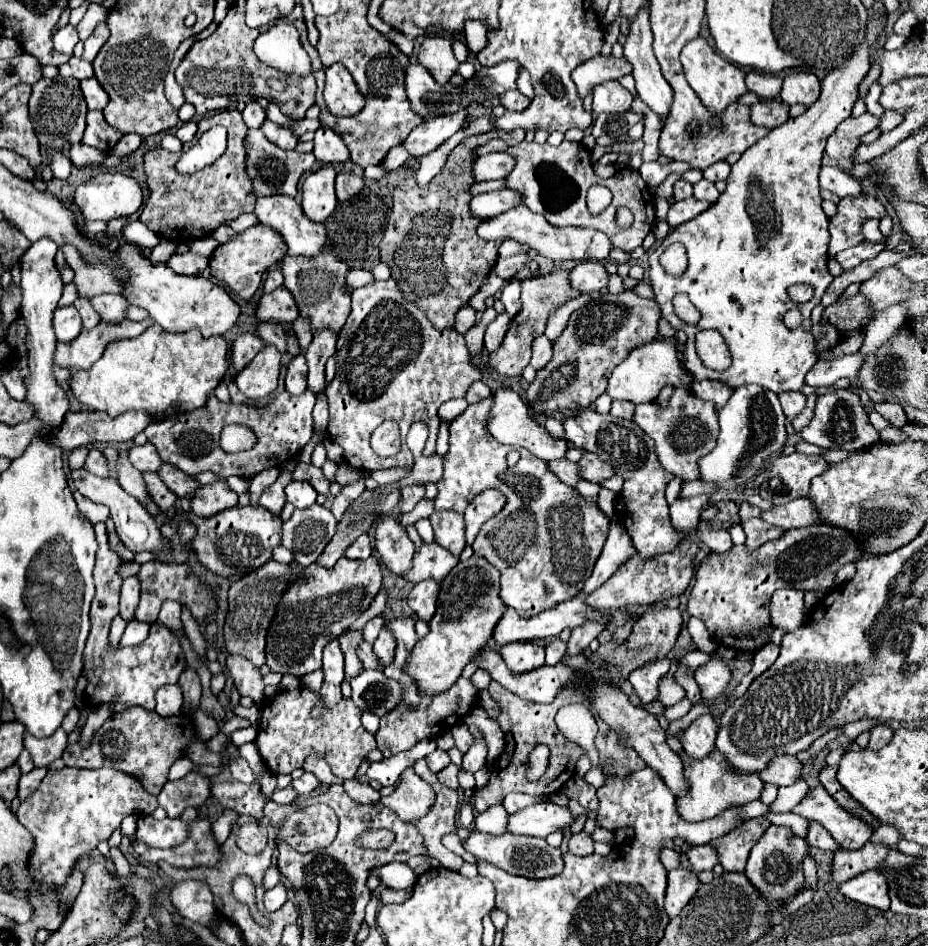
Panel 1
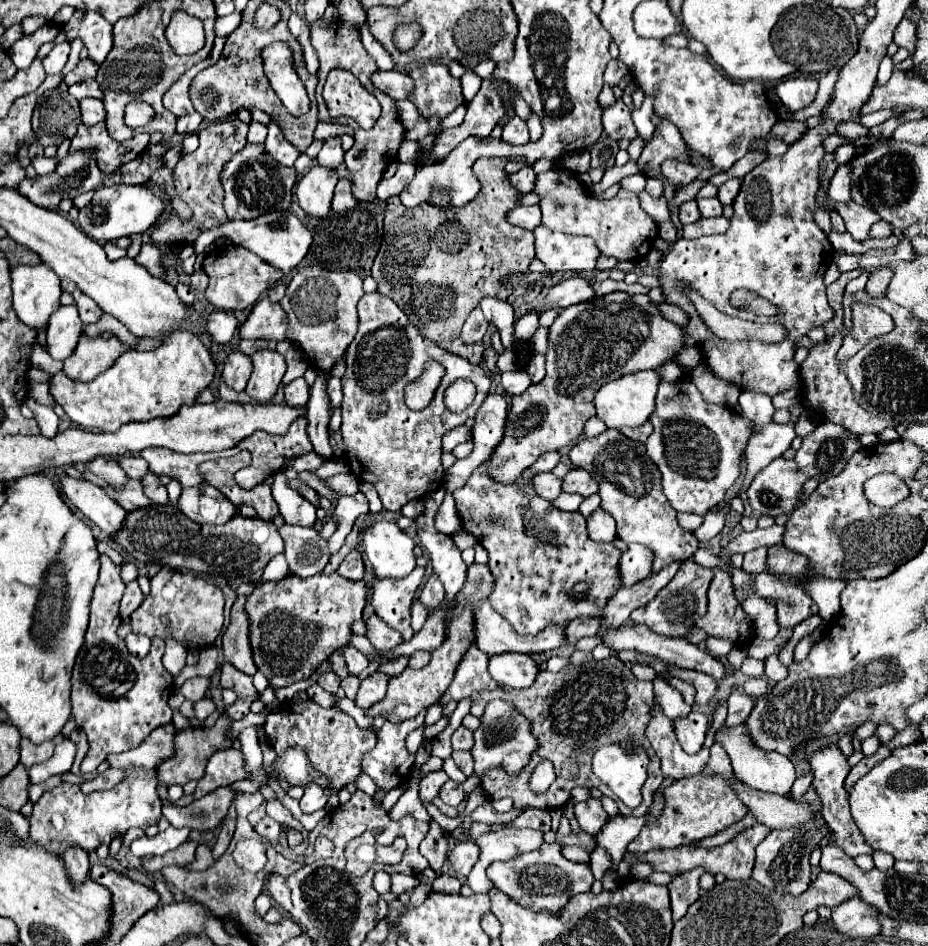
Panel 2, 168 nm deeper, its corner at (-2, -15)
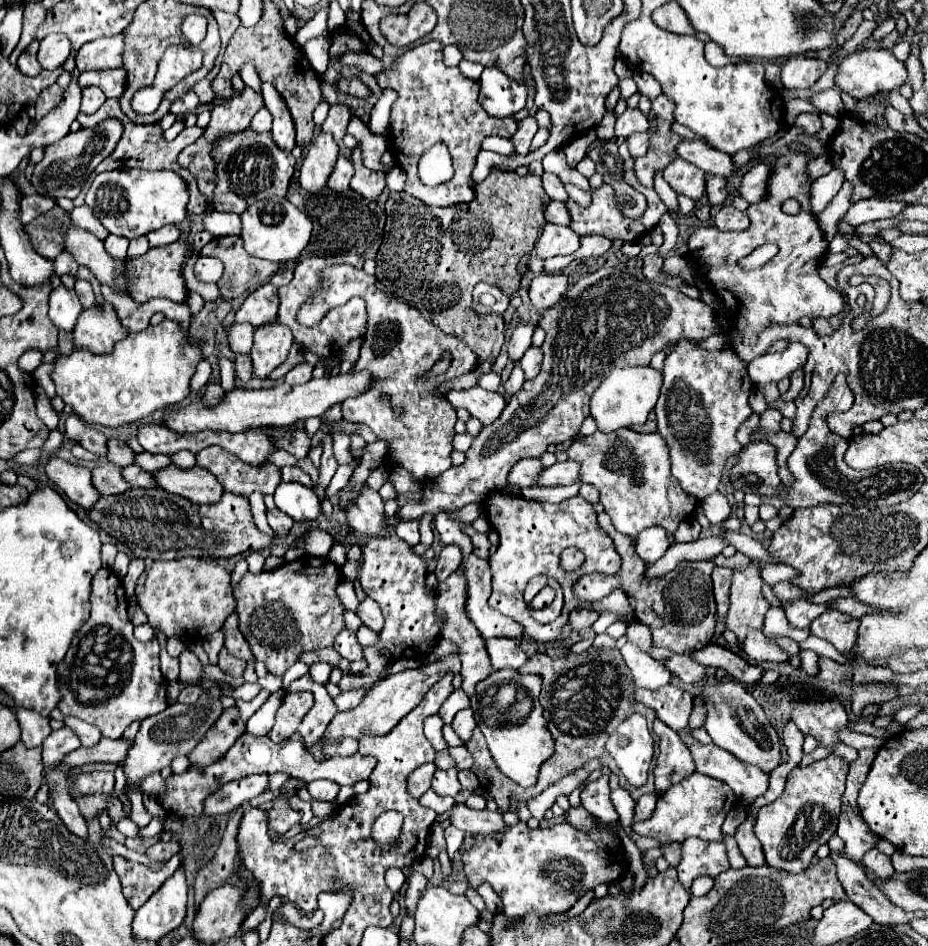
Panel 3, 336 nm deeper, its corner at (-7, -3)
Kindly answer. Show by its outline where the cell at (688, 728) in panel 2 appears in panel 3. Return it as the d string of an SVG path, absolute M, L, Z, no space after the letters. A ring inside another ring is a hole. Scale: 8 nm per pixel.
M666 684L660 690L636 688L636 700L654 708L656 716L670 728L674 728L678 732L690 730L688 718L692 712L692 696L686 690L682 690L674 684Z

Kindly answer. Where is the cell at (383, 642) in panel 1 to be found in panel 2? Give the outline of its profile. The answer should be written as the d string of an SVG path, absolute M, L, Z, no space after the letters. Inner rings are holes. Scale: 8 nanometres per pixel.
M375 672L371 674L367 680L363 680L359 684L359 692L357 692L357 698L355 698L355 706L361 708L361 710L367 710L369 706L373 706L375 702L381 700L381 696L385 696L387 692L387 676Z

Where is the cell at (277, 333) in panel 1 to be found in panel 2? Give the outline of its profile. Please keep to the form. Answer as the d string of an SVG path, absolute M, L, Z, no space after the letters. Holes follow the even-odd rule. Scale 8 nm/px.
M241 340L239 346L237 346L237 350L243 352L243 354L247 354L247 356L251 356L253 352L257 352L259 348L269 348L269 342L267 340Z

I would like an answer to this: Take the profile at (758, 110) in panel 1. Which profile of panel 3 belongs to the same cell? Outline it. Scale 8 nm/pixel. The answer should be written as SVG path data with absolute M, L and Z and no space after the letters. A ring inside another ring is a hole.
M800 114L800 116L794 120L794 126L800 128L800 130L804 130L806 134L814 134L814 132L818 132L818 130L822 128L820 118L818 118L816 114Z

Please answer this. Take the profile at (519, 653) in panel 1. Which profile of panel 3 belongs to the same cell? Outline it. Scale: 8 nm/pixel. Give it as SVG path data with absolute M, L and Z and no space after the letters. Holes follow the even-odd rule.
M512 638L486 640L486 650L490 654L494 670L504 670L504 668L516 670L528 662L528 654L520 648L518 640L512 640Z

